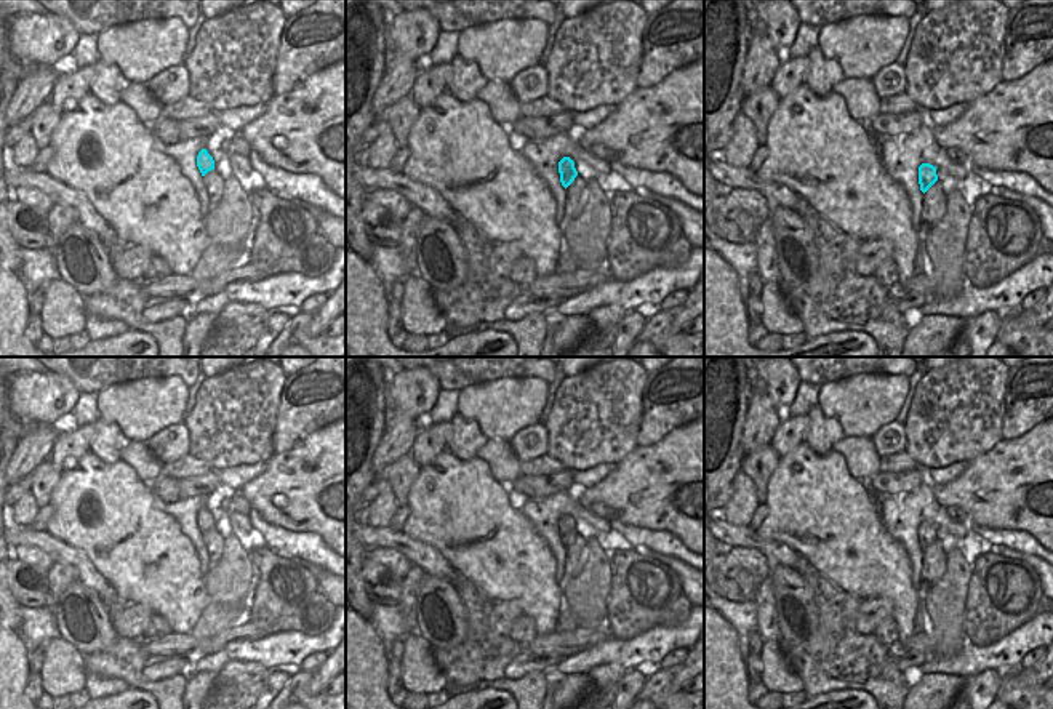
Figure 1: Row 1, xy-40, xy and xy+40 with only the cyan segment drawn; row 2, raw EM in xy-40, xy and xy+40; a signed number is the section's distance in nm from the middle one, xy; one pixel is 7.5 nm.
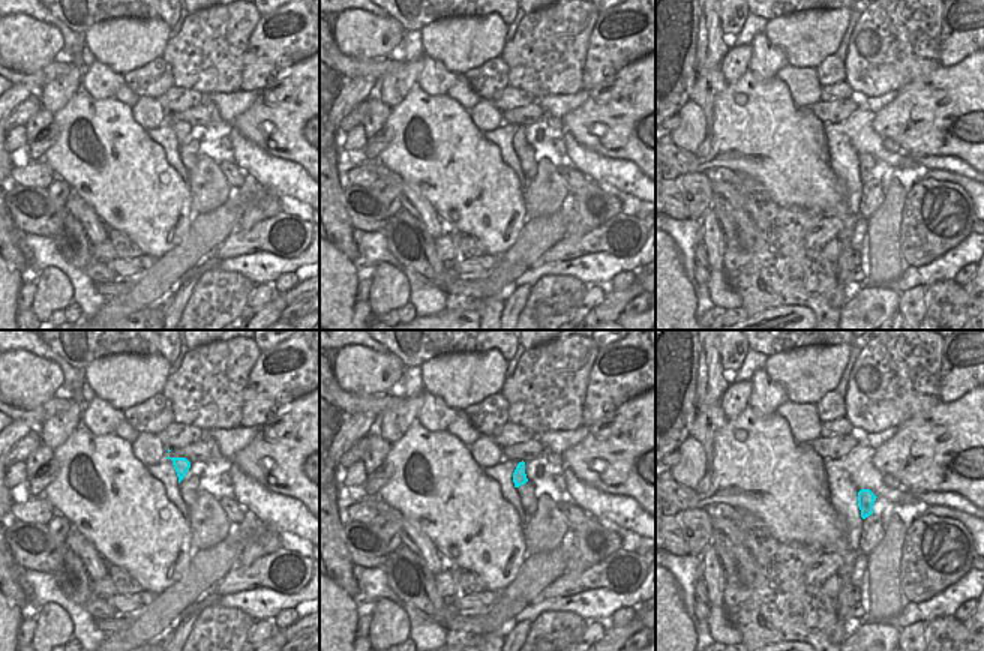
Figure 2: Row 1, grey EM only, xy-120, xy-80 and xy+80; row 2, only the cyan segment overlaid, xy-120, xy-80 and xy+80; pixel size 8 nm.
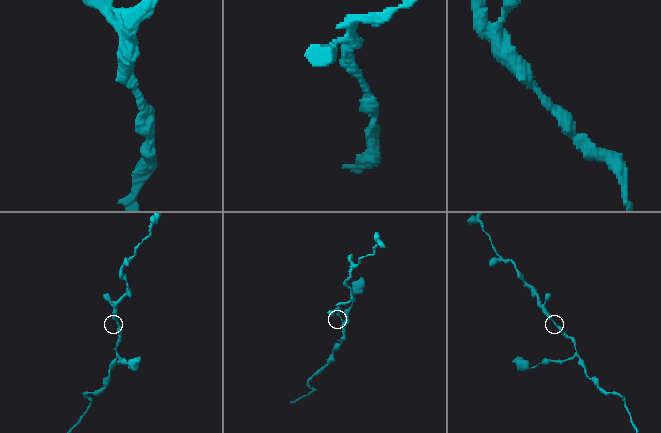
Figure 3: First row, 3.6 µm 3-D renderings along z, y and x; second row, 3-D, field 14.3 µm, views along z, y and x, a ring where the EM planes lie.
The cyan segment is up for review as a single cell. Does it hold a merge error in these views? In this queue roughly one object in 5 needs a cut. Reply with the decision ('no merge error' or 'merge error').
no merge error

